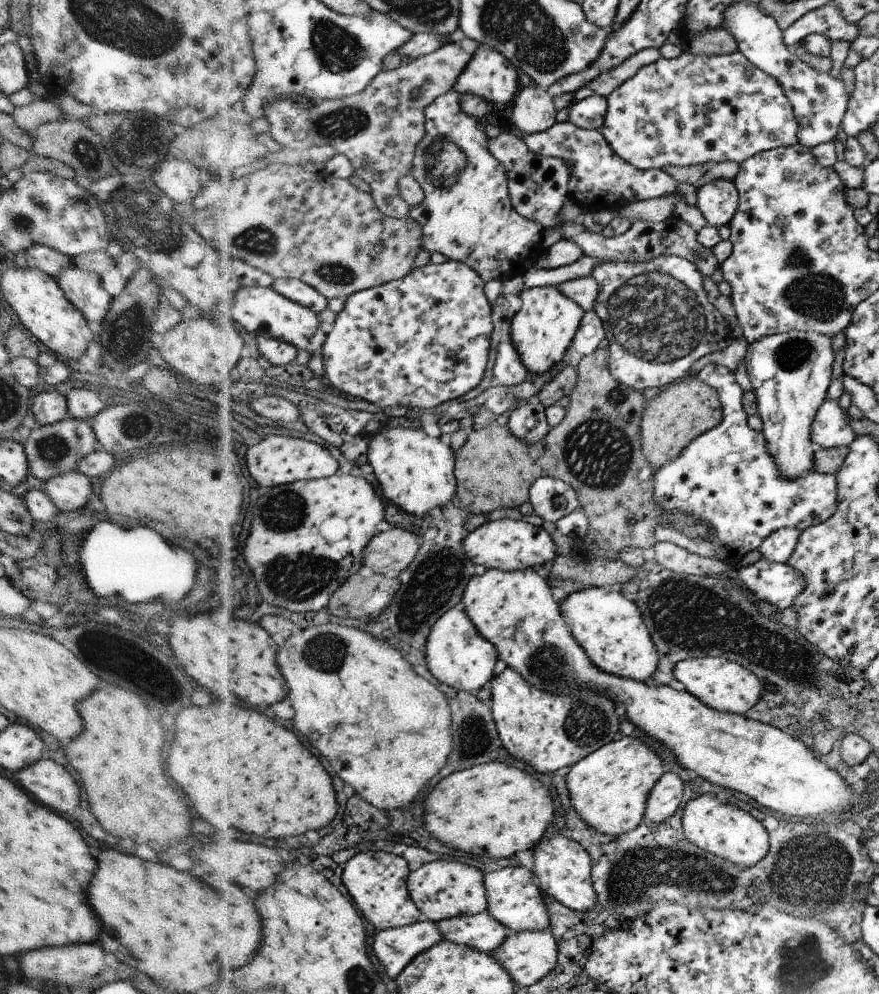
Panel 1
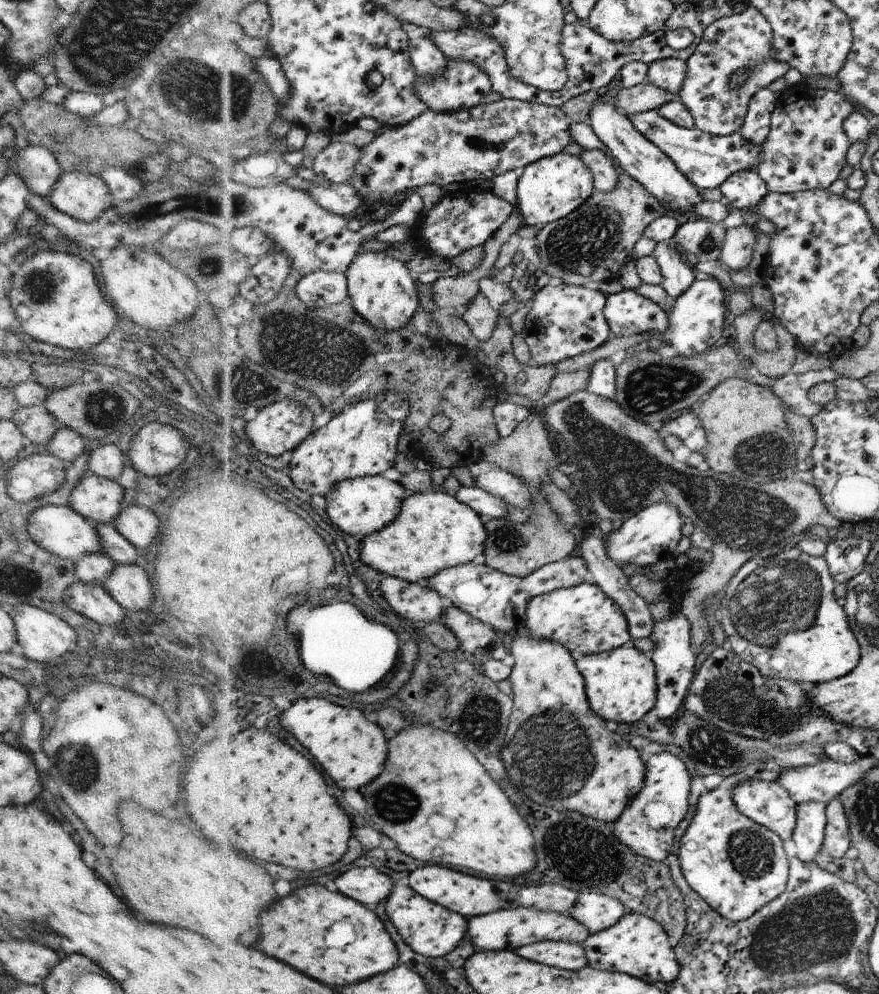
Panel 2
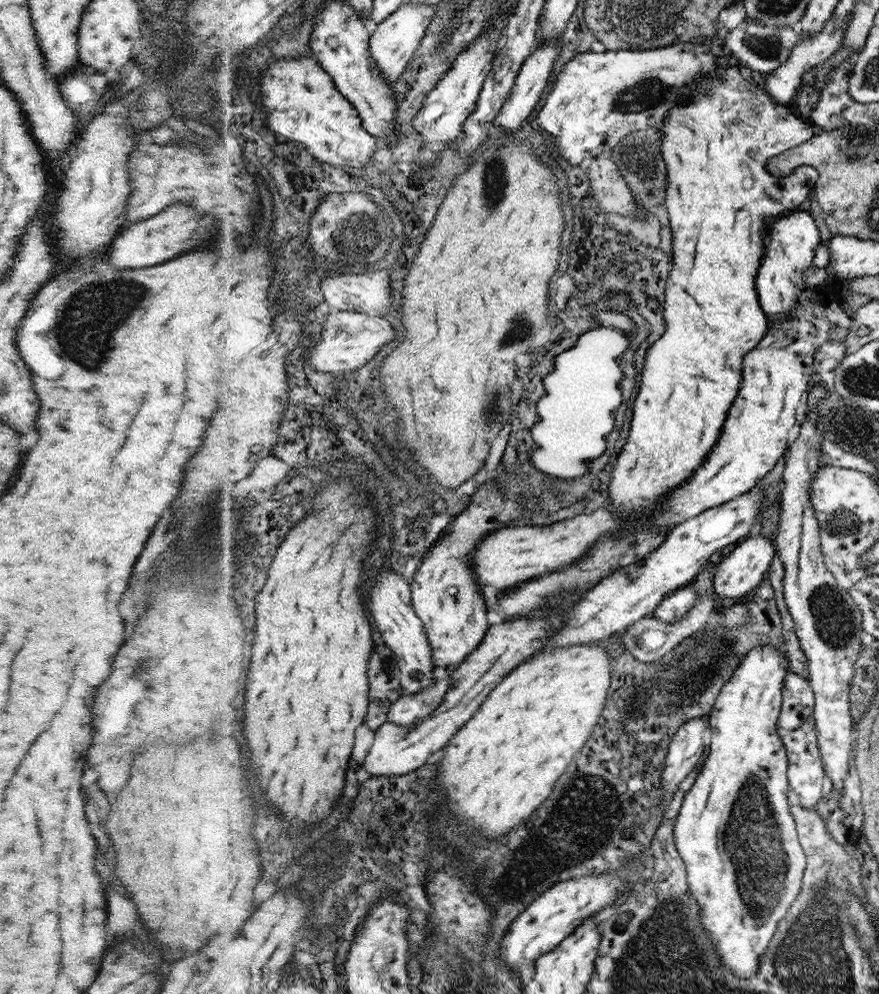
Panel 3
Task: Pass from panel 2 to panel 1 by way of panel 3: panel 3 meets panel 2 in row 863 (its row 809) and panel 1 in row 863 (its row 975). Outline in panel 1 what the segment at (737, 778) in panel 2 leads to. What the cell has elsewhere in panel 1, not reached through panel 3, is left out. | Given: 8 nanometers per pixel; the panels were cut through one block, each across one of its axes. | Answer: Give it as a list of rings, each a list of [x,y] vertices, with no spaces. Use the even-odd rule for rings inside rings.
[[[708,793],[698,795],[686,803],[683,812],[682,826],[686,828],[686,838],[702,850],[710,850],[712,854],[744,868],[754,866],[758,860],[766,856],[768,832],[762,826],[762,822],[752,818],[748,812],[730,806],[728,802],[722,802],[717,795],[712,796]]]

